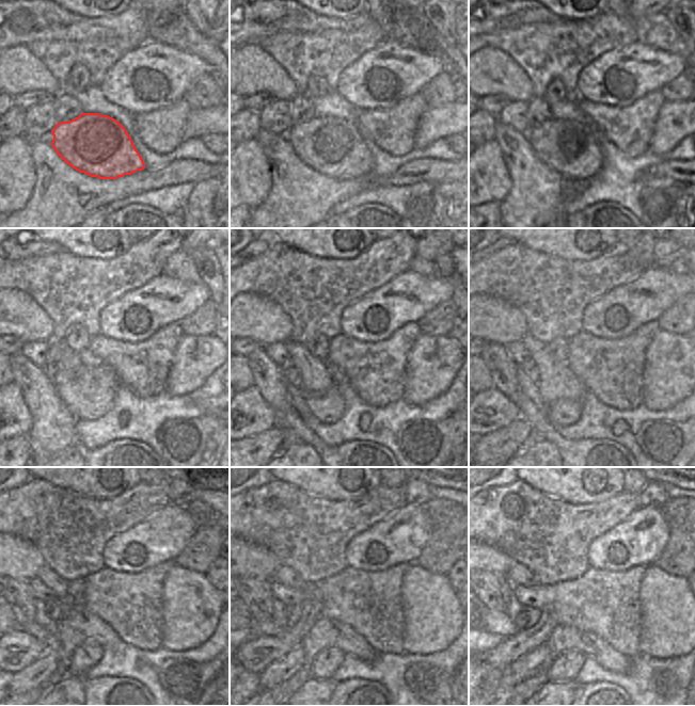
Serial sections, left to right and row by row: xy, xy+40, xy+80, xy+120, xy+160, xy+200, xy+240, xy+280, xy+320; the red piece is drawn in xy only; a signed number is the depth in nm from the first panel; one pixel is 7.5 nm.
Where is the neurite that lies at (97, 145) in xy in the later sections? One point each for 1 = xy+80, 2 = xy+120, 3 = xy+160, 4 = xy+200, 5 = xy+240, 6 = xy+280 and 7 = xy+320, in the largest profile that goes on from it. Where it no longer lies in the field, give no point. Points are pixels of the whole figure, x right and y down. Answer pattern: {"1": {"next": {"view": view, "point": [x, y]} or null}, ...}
{"1": {"next": {"view": "xy+80", "point": [570, 148]}}, "2": {"next": {"view": "xy+120", "point": [89, 398]}}, "3": {"next": {"view": "xy+160", "point": [328, 406]}}, "4": {"next": {"view": "xy+200", "point": [565, 412]}}, "5": {"next": {"view": "xy+240", "point": [89, 654]}}, "6": {"next": {"view": "xy+280", "point": [324, 666]}}, "7": {"next": {"view": "xy+320", "point": [566, 666]}}}

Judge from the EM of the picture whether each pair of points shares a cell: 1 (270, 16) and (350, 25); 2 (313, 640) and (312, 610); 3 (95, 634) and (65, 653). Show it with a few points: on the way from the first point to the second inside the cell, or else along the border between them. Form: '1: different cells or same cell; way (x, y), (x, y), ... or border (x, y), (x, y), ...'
1: same cell; way (290, 19), (330, 23)
2: different cells; border (320, 616), (300, 645)
3: same cell; way (88, 634), (82, 634), (70, 645)

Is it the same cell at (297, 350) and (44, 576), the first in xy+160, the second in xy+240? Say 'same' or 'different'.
same

